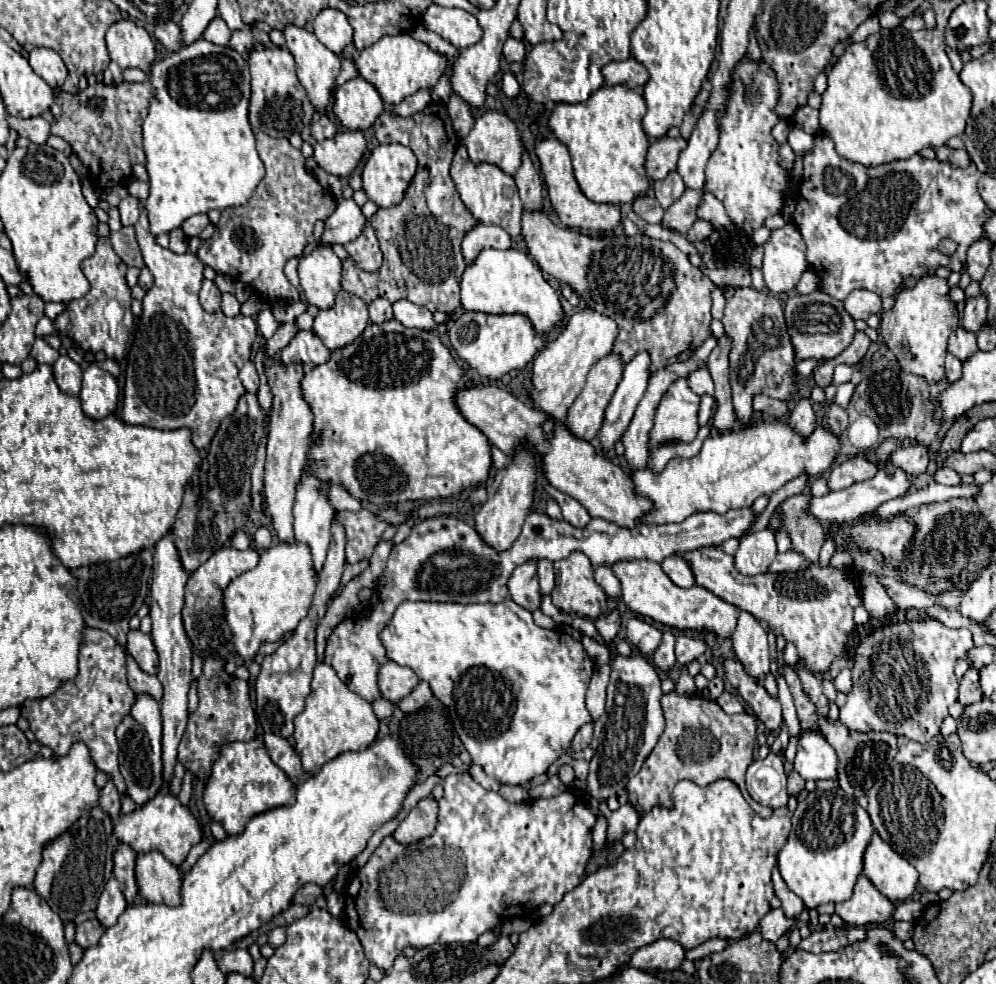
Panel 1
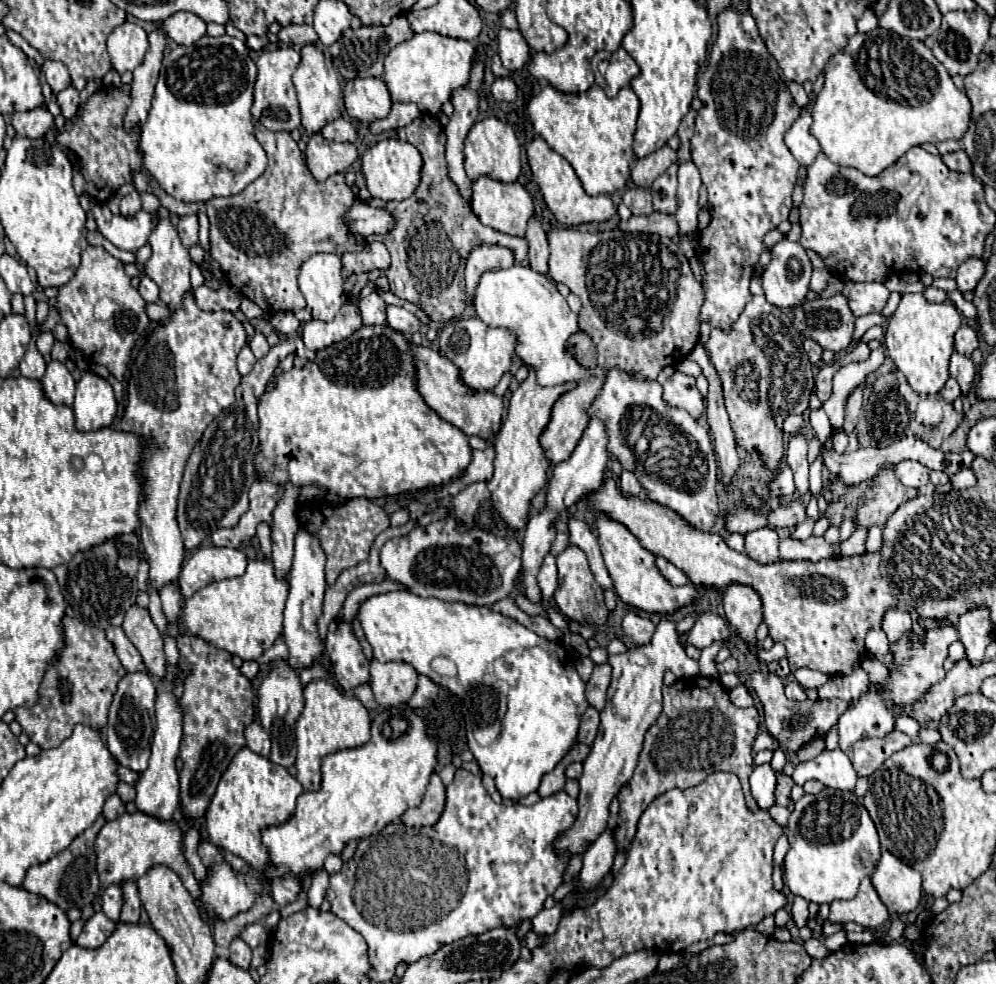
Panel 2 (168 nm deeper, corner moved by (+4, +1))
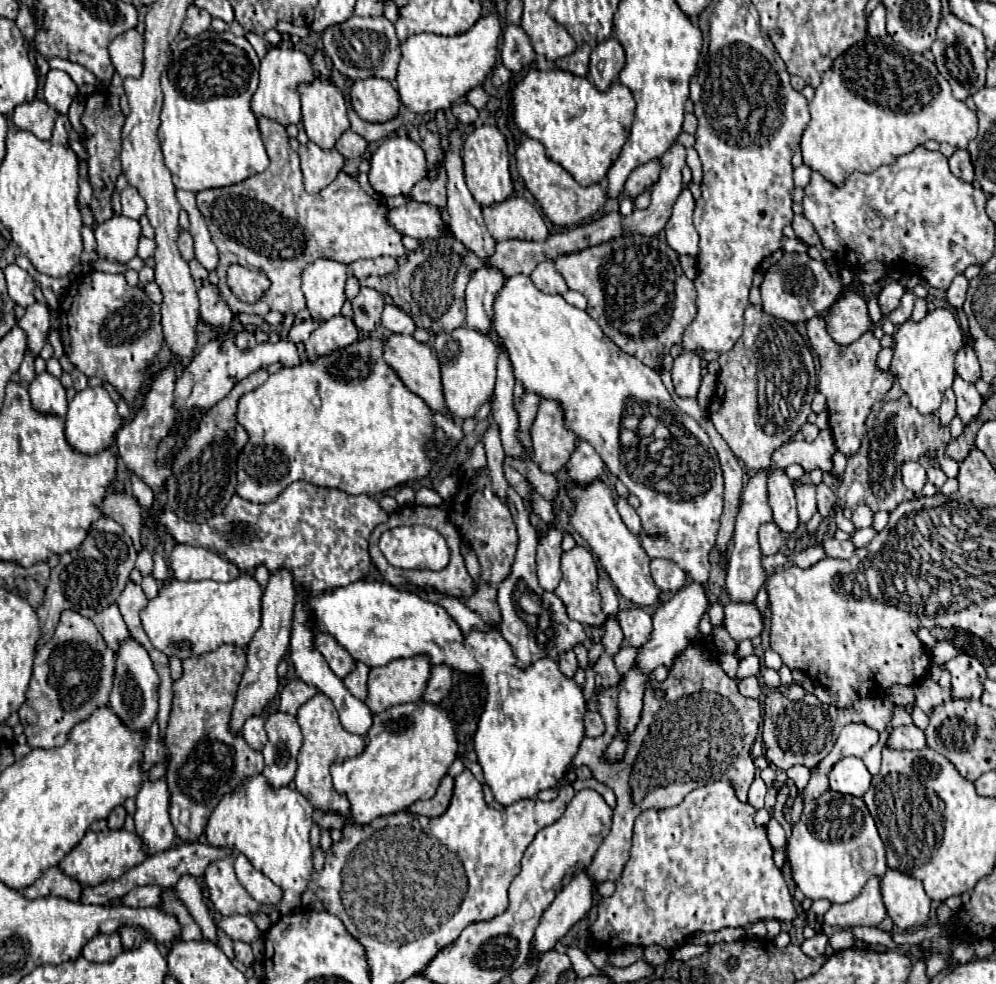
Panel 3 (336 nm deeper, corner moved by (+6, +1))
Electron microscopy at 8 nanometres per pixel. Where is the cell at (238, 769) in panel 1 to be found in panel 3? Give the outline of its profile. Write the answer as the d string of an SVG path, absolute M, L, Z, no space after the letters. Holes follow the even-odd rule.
M259 773L247 777L233 793L225 793L213 815L209 817L205 837L213 847L229 847L249 859L249 863L265 873L283 889L279 903L281 915L289 915L301 907L301 895L313 875L313 859L309 831L313 827L313 805L293 787L271 787Z

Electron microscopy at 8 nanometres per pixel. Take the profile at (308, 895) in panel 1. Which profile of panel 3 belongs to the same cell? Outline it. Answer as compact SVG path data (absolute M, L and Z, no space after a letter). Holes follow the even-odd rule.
M245 855L235 857L235 873L241 885L263 905L277 905L283 899L283 889L275 885L269 877L261 875L261 871L253 869L253 865L245 859Z

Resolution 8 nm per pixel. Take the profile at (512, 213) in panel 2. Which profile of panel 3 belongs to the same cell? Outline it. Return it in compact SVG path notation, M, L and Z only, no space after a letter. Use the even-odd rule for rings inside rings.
M507 197L505 201L483 207L483 219L491 233L497 239L545 239L547 227L539 211L525 197Z

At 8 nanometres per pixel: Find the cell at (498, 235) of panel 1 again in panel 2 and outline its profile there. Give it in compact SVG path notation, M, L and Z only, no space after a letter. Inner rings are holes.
M481 245L475 247L467 259L465 267L465 287L467 287L467 303L473 305L471 295L475 295L475 287L483 275L483 271L507 269L513 265L513 253L501 245Z

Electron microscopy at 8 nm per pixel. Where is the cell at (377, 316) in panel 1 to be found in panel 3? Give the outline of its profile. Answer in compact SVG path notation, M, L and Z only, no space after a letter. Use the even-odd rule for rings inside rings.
M361 287L359 295L351 301L353 303L353 321L357 329L365 335L373 333L381 325L381 311L383 311L383 297L369 287Z

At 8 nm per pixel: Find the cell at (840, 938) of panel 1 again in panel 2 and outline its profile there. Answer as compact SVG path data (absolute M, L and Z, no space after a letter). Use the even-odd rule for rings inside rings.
M811 937L809 941L805 941L803 947L805 947L805 951L807 951L811 957L815 957L815 959L821 959L821 957L827 955L827 947L825 947L819 939L815 939L815 937Z

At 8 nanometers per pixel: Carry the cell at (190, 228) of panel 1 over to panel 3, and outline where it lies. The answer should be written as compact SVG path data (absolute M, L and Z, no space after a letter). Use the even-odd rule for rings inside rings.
M181 231L177 245L179 245L179 251L181 251L181 255L183 255L183 259L185 259L185 261L191 261L191 259L195 257L193 237L191 237L191 233L189 233L189 231Z

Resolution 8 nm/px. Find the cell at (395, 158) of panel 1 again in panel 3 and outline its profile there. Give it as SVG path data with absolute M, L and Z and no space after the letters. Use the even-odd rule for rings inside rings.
M391 135L387 137L377 151L371 157L371 169L369 169L369 183L371 187L385 197L395 197L395 195L407 195L411 187L427 177L427 163L425 163L425 153L423 149L411 141L409 137L399 137Z

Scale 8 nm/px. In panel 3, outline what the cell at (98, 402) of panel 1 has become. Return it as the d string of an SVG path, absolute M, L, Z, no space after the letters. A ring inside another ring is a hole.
M101 385L87 387L79 391L69 403L69 411L65 415L65 437L69 445L81 453L99 453L113 445L115 433L121 425L123 425L123 419L119 417L117 405L109 397L109 393Z

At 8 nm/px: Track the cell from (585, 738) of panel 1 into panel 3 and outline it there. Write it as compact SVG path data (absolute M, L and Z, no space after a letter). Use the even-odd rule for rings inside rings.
M587 711L585 713L585 737L599 737L605 731L603 719L599 713Z

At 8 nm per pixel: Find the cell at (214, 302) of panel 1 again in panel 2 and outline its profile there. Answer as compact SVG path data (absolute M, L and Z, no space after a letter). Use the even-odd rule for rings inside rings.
M227 281L219 283L219 289L209 289L207 285L201 285L193 291L195 303L203 311L235 311L239 310L241 296L235 293L233 287Z

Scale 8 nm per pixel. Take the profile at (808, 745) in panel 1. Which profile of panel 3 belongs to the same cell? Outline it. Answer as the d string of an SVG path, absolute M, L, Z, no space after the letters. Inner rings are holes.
M843 757L829 771L829 787L843 795L863 797L871 785L871 773L857 757Z

